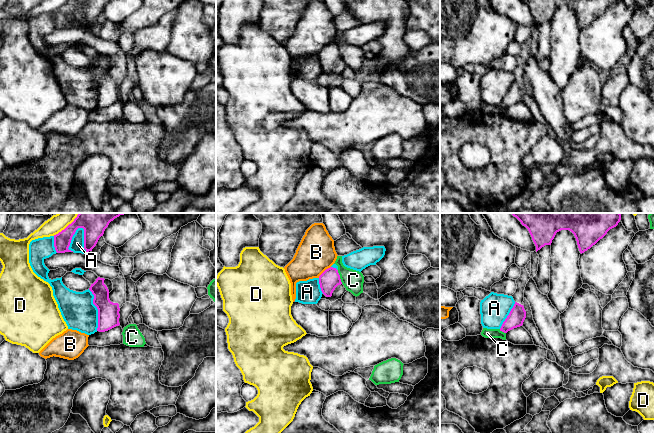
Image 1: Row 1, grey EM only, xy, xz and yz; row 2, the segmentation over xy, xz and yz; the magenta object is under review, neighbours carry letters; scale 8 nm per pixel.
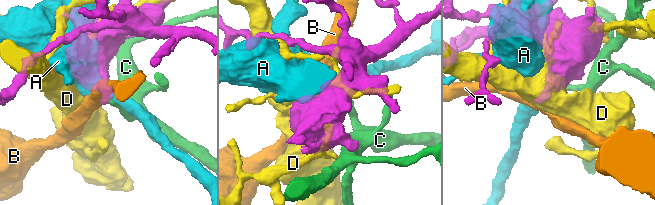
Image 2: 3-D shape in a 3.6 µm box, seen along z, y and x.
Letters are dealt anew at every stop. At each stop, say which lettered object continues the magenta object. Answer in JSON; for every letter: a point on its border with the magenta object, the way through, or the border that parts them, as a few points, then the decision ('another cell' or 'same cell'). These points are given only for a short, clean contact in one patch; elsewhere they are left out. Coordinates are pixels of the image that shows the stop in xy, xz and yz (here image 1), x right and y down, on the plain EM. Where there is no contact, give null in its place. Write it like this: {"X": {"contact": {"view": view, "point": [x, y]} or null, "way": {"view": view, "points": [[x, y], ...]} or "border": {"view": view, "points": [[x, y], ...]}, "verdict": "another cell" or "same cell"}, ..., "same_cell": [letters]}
{"A": {"contact": {"view": "xy", "point": [84, 14]}, "verdict": "another cell"}, "B": {"contact": {"view": "xz", "point": [324, 47]}, "verdict": "another cell"}, "C": {"contact": {"view": "xz", "point": [339, 53]}, "border": {"view": "xz", "points": [[337, 46], [342, 59]]}, "verdict": "another cell"}, "D": {"contact": {"view": "xy", "point": [62, 6]}, "verdict": "another cell"}, "same_cell": []}

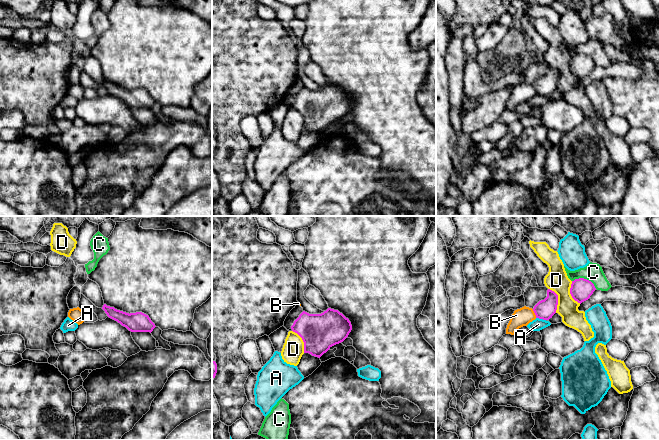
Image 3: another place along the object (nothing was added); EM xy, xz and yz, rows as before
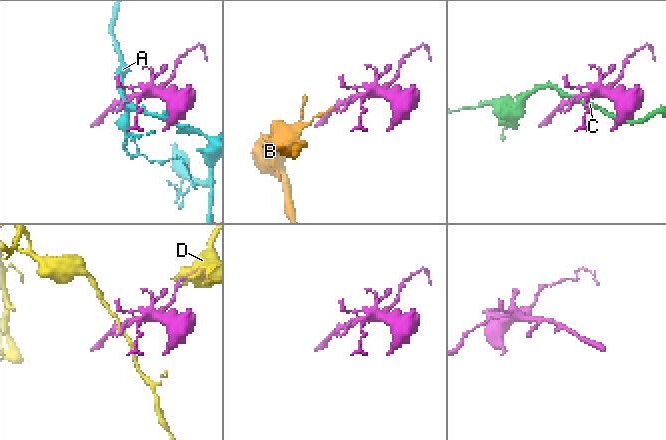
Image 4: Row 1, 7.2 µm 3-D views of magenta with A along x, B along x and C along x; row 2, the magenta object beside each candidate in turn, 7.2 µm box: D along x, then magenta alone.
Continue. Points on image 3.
{"A": {"contact": {"view": "yz", "point": [541, 94]}, "verdict": "another cell"}, "B": {"contact": {"view": "yz", "point": [534, 88]}, "border": {"view": "yz", "points": [[532, 85], [536, 93]]}, "verdict": "another cell"}, "C": {"contact": {"view": "yz", "point": [585, 55]}, "verdict": "another cell"}, "D": {"contact": {"view": "yz", "point": [557, 75]}, "verdict": "another cell"}, "same_cell": []}

